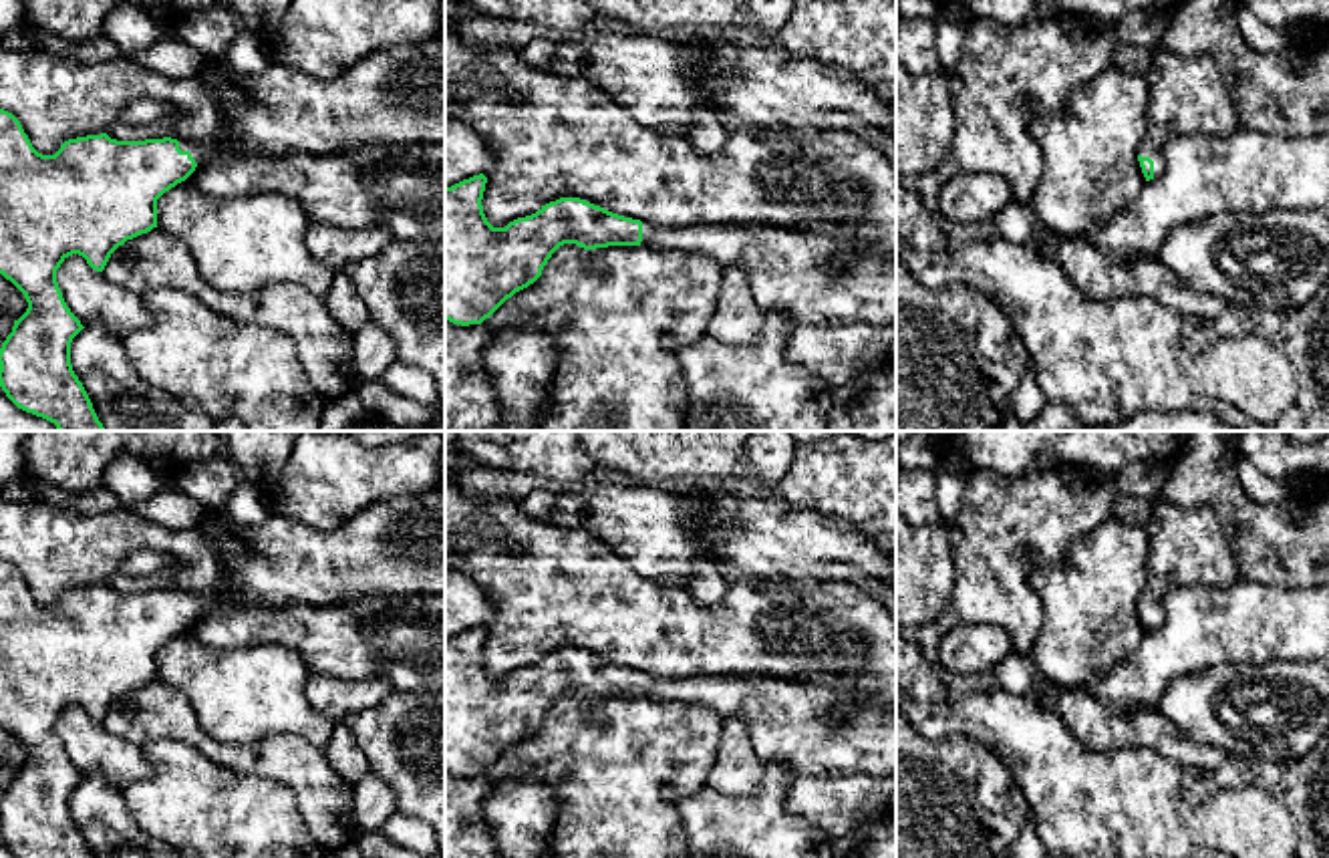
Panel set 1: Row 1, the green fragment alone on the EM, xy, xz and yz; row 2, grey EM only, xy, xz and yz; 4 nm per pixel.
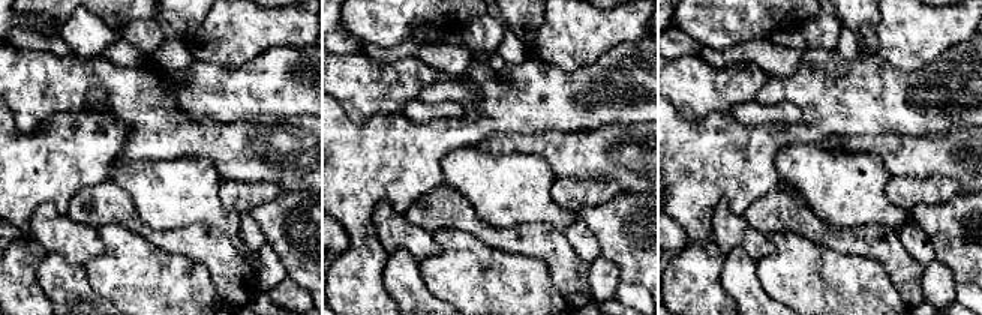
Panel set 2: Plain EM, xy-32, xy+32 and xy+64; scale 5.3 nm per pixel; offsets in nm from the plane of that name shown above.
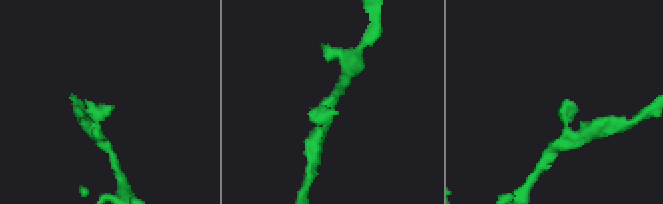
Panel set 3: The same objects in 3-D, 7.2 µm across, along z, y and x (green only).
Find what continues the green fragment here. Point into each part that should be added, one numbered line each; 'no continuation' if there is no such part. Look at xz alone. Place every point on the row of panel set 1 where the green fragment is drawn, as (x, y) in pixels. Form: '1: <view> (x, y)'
1: xz (810, 278)

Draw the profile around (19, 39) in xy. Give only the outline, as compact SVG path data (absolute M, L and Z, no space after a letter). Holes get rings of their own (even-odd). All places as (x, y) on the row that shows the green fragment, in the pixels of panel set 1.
M26 24L8 32L2 40L0 46L8 50L32 50L38 48L34 38L26 32Z

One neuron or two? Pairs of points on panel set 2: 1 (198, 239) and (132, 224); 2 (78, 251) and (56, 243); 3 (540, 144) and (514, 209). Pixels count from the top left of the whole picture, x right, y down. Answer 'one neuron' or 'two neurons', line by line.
1: one neuron
2: one neuron
3: two neurons

